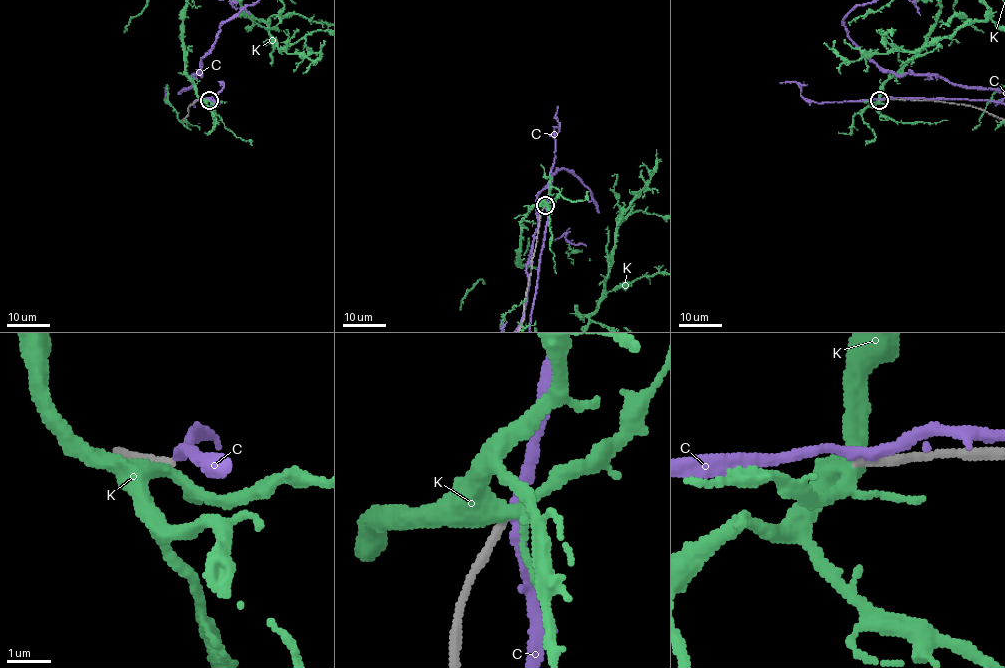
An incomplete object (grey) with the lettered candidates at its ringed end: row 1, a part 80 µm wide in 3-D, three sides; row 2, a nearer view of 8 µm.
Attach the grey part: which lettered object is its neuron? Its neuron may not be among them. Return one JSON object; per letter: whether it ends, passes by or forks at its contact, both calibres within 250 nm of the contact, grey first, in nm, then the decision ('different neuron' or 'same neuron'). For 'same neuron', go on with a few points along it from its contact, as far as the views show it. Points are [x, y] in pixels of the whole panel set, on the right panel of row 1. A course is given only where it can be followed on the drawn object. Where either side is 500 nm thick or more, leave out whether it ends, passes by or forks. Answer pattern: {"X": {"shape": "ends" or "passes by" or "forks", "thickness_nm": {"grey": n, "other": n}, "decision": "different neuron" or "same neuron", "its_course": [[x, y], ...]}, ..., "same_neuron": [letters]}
{"C": {"shape": "passes by", "thickness_nm": {"grey": 190, "other": 220}, "decision": "different neuron"}, "K": {"shape": "forks", "thickness_nm": {"grey": 190, "other": 320}, "decision": "different neuron"}, "same_neuron": []}

